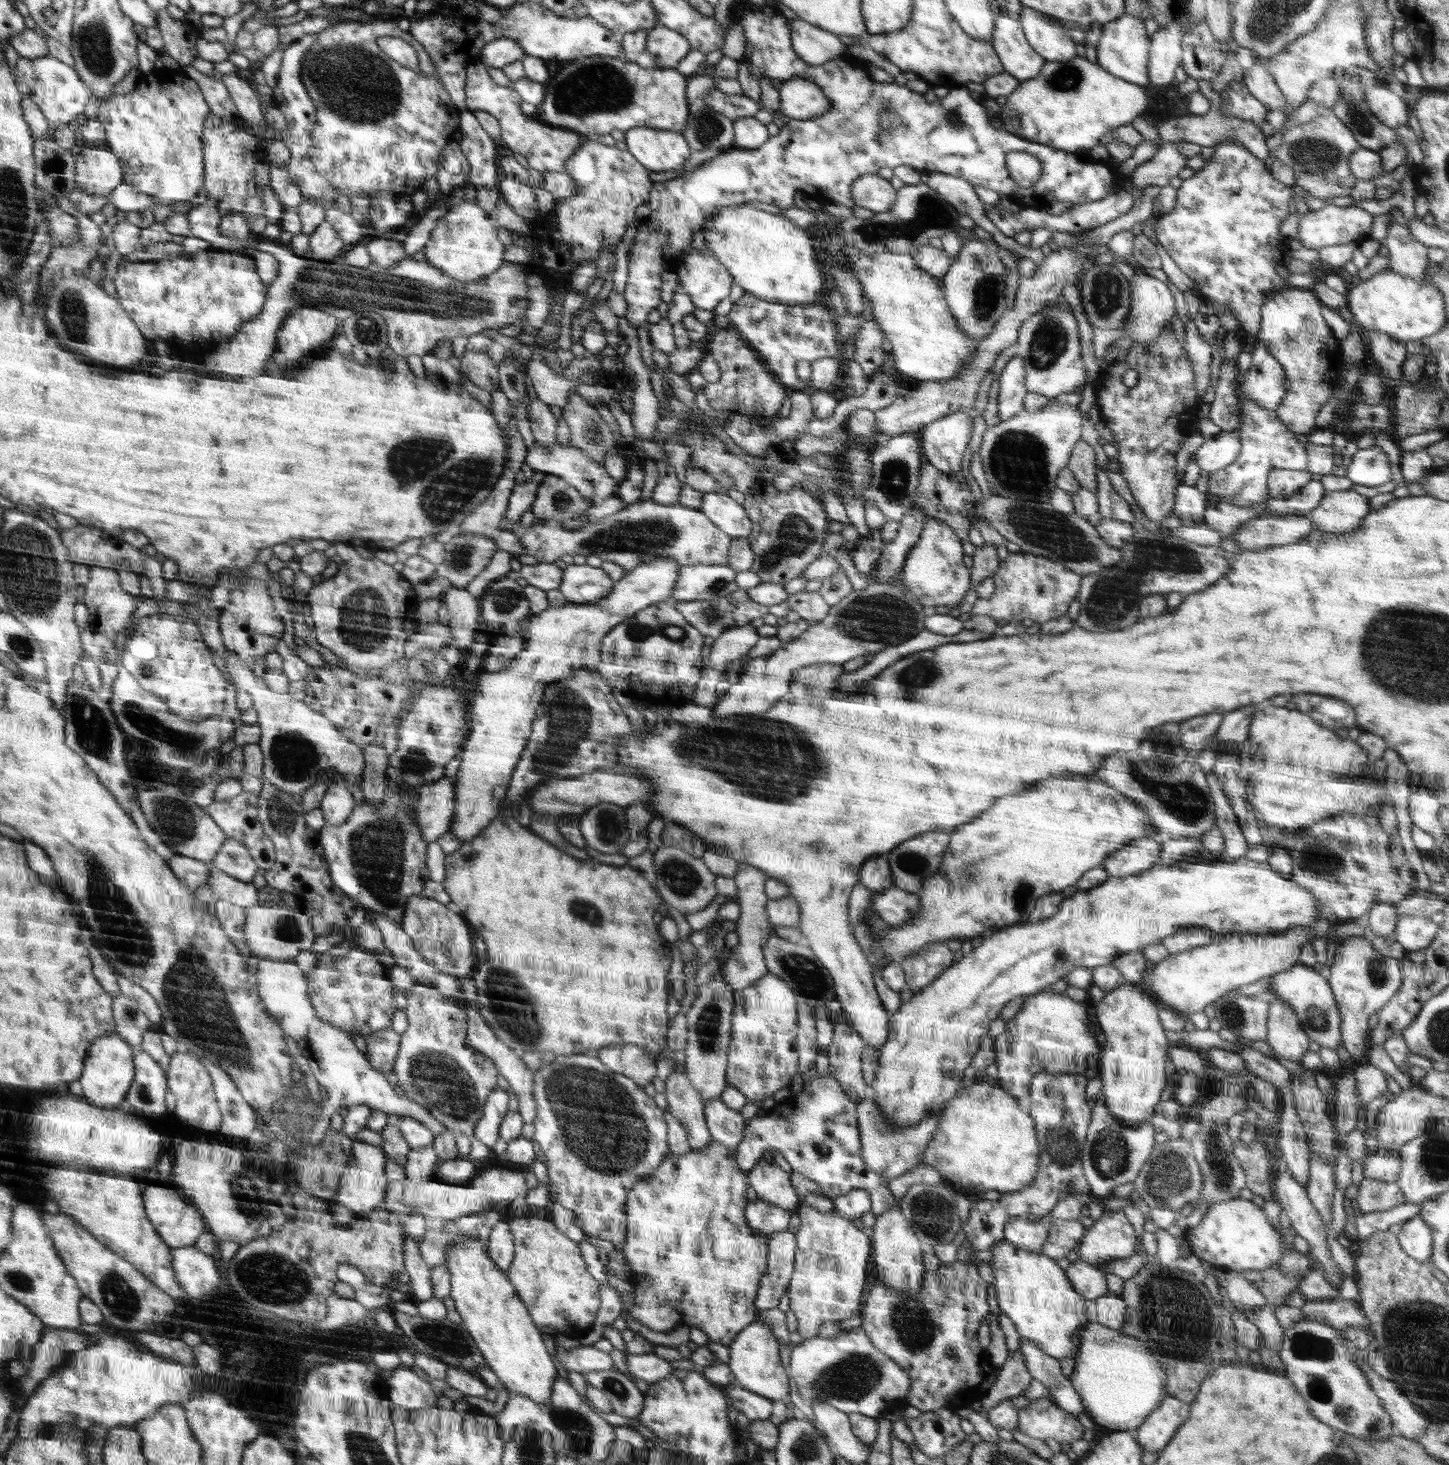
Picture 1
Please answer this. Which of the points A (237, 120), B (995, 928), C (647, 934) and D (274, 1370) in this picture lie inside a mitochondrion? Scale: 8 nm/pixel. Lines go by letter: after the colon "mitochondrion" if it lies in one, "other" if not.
A: other
B: other
C: other
D: other

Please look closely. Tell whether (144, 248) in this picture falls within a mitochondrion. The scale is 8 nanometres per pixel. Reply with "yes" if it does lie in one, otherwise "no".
no

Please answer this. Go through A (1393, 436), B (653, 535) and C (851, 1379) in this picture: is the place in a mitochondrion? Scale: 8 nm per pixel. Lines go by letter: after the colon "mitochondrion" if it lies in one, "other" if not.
A: other
B: mitochondrion
C: mitochondrion

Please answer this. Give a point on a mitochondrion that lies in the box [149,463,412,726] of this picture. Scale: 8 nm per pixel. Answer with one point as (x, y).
(364, 614)

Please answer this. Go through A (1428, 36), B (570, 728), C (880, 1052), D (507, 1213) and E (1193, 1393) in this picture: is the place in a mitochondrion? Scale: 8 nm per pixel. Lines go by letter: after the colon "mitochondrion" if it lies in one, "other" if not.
A: other
B: mitochondrion
C: other
D: other
E: other

